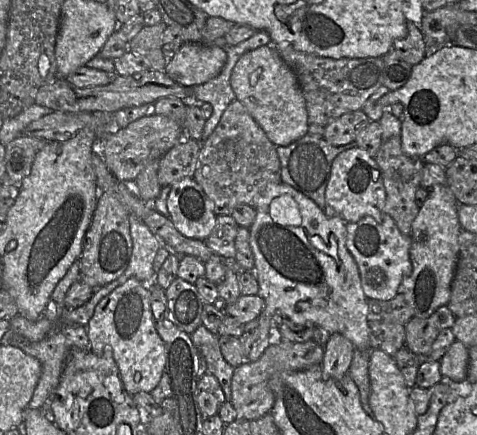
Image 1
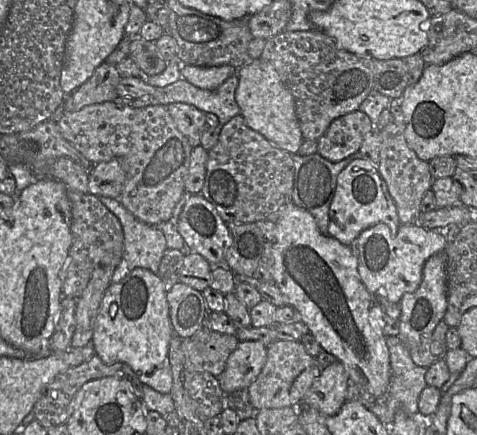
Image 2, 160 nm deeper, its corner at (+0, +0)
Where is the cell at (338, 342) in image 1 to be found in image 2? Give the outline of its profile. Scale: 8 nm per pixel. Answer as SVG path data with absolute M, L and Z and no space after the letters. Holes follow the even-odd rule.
M339 360L322 369L305 394L303 406L311 407L325 415L335 415L347 401L349 376Z

